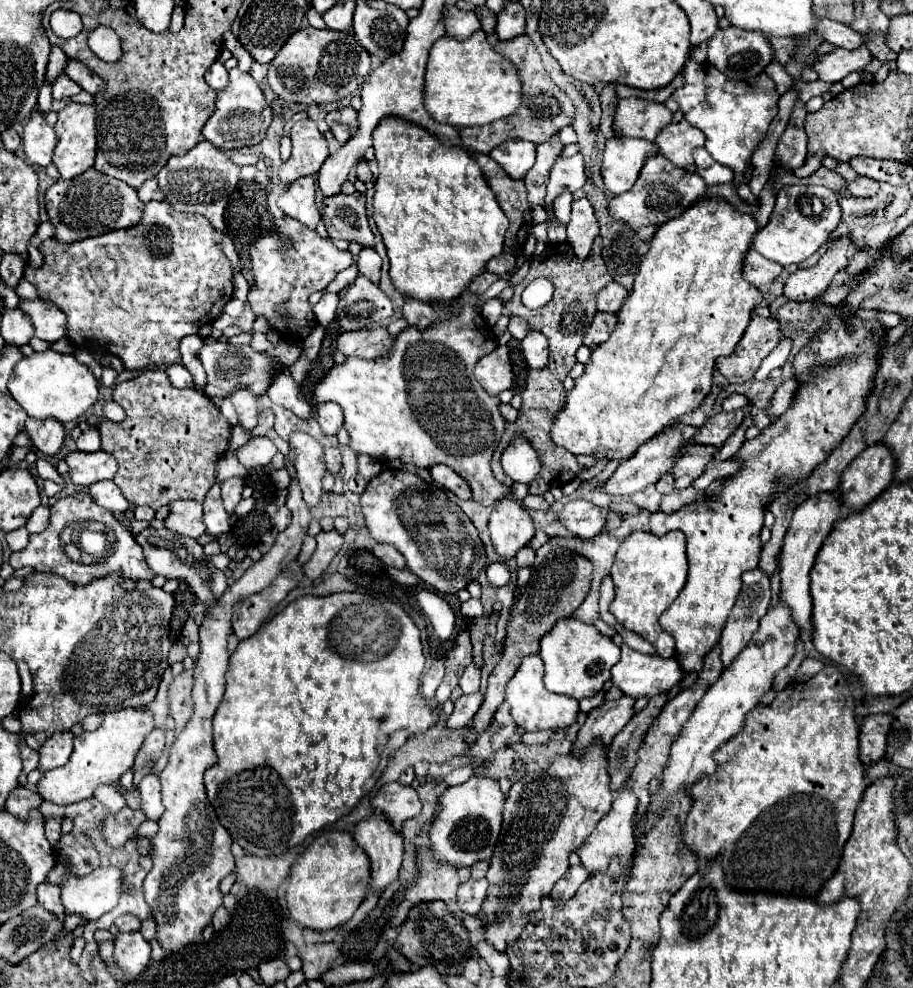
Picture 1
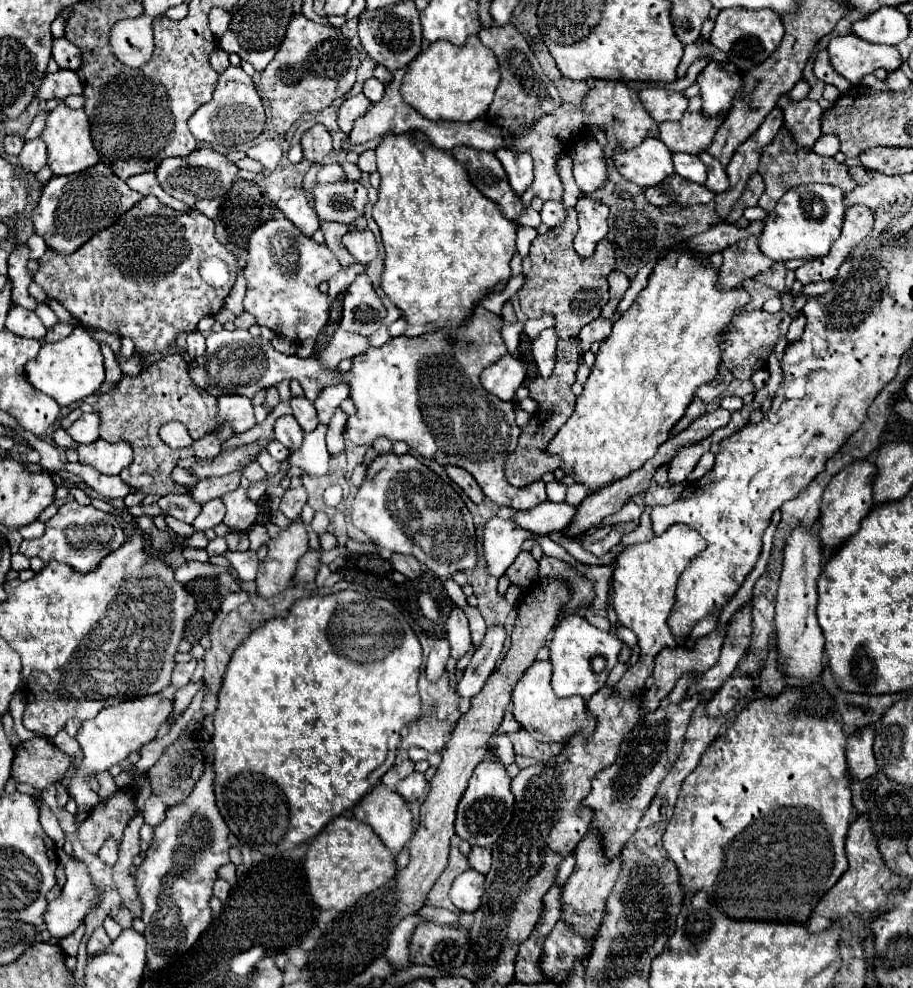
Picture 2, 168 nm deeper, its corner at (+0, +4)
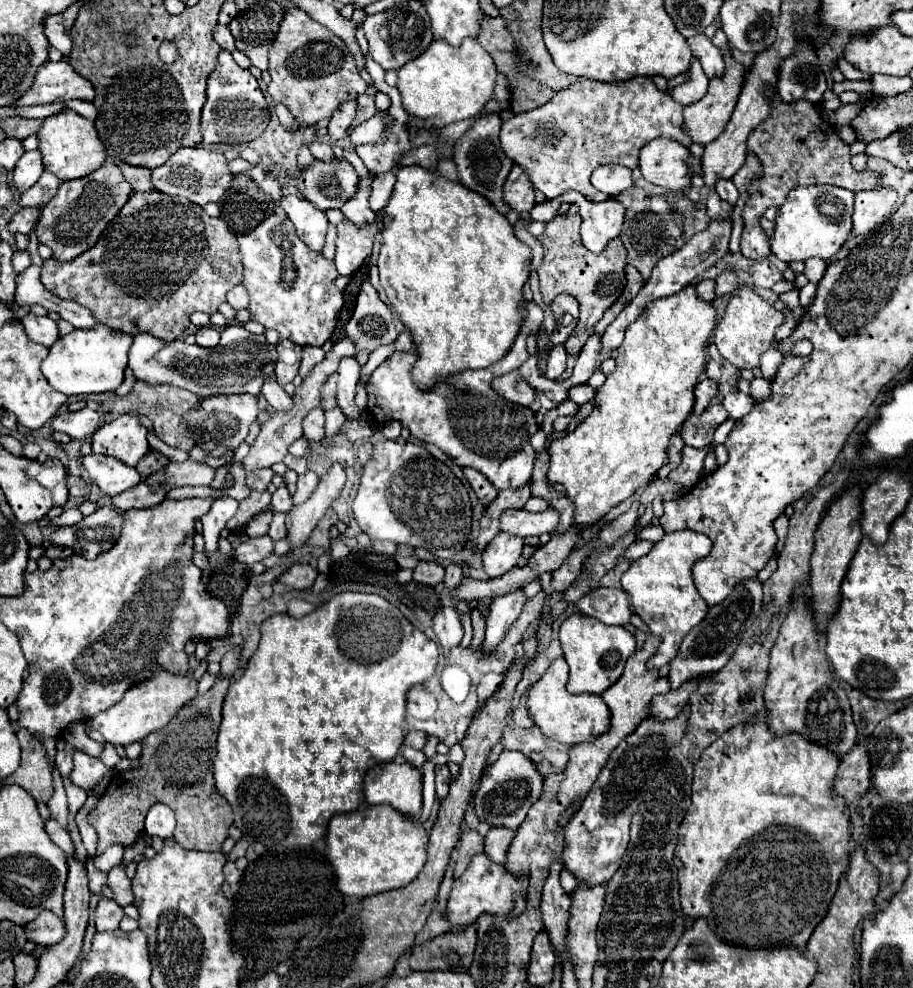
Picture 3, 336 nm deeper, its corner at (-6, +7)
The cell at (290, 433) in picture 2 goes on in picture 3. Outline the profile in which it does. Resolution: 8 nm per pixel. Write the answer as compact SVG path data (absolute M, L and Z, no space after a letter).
M266 380L262 386L262 394L268 400L268 404L274 410L286 410L288 406L292 406L292 398L284 392L284 388L280 384L276 384L274 380Z

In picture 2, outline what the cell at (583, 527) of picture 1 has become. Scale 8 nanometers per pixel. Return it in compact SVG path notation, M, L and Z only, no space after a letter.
M546 501L532 509L518 511L516 517L512 517L512 521L532 533L546 535L550 531L564 531L572 523L576 511L578 511L578 507L568 505L566 501L562 501L562 503Z

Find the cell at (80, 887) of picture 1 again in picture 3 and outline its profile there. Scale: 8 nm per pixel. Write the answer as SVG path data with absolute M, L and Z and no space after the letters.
M44 912L34 922L28 922L24 928L28 942L40 946L52 946L64 938L64 920L56 918L56 914Z

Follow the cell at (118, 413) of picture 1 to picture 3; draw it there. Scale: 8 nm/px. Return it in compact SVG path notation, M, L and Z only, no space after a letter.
M82 408L78 412L62 412L58 418L52 420L51 428L54 431L64 432L74 440L88 438L100 426L100 414L90 408Z

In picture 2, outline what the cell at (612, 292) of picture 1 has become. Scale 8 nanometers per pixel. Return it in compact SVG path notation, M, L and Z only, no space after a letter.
M612 271L612 273L608 275L608 285L610 285L610 299L608 299L608 303L602 307L602 317L612 317L612 315L614 315L614 309L616 309L618 301L622 299L624 291L628 289L630 281L628 281L628 277L626 277L624 273Z

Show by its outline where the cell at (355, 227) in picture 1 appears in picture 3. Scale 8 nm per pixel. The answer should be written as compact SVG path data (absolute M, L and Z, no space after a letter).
M332 158L330 162L314 160L300 170L296 188L318 210L340 208L356 192L358 174L344 158Z

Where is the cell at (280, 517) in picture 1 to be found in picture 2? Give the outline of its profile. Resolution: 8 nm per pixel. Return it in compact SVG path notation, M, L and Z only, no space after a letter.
M304 487L288 489L288 491L284 493L284 497L282 497L280 511L282 511L288 519L296 521L298 515L300 515L300 511L302 511L302 505L304 505L304 503L306 503L306 489L304 489Z

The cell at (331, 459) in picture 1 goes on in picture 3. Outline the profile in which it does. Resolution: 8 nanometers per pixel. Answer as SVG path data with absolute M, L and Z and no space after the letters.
M344 356L338 368L336 398L338 398L338 406L350 418L356 418L356 420L360 416L360 408L354 404L354 390L356 390L358 380L360 380L360 364L356 362L354 356Z

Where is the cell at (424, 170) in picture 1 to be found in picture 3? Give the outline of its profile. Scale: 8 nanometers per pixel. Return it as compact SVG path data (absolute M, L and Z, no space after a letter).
M406 166L406 168L400 168L396 172L394 194L392 194L388 206L384 208L382 250L380 250L380 256L378 256L378 270L380 270L380 284L384 286L386 296L392 304L394 312L400 316L402 324L406 326L406 330L414 338L414 350L418 354L418 360L416 360L410 374L412 374L412 382L418 390L432 390L442 378L450 378L450 376L454 376L458 372L464 372L464 370L488 368L488 366L492 366L494 362L498 362L500 358L506 356L506 352L512 348L512 344L514 344L514 340L516 340L516 336L518 336L518 332L524 324L524 318L526 318L522 288L528 282L530 264L532 264L530 248L514 236L514 228L508 224L508 220L486 198L480 198L480 194L472 194L472 190L468 190L462 184L448 182L440 174L428 174L428 170L420 170L420 166Z

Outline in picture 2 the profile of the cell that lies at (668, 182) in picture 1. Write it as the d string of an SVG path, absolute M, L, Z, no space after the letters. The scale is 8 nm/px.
M670 175L666 177L666 181L654 185L654 187L646 187L644 189L644 197L646 201L650 201L650 205L654 207L668 207L668 205L696 205L696 203L708 203L714 199L714 193L710 193L710 189L706 189L704 185L692 183L680 175Z

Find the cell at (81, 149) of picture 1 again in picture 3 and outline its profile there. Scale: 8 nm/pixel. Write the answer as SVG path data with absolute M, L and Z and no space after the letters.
M72 110L44 118L36 136L40 142L38 150L42 152L44 170L56 174L62 182L74 180L74 178L84 178L90 172L98 170L106 160L106 150L98 138L94 122L90 122L88 118L84 118Z

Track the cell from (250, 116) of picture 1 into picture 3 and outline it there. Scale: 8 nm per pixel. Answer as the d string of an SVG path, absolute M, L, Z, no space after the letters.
M220 50L218 62L214 70L208 76L208 88L206 88L206 104L202 108L202 142L222 142L222 144L242 144L258 138L264 128L268 126L270 112L268 102L262 96L256 78L250 74L250 70L240 68L232 54L226 50Z

